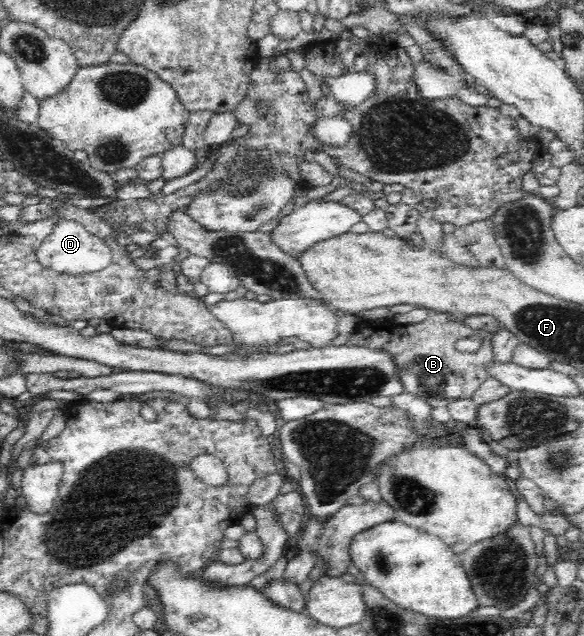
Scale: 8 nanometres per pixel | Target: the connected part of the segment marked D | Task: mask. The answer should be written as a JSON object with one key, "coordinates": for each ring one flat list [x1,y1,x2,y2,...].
{"coordinates":[[63,220,53,228,36,251,37,261,59,274,85,275,103,270,111,262,111,253,99,238,93,236,80,223]]}

